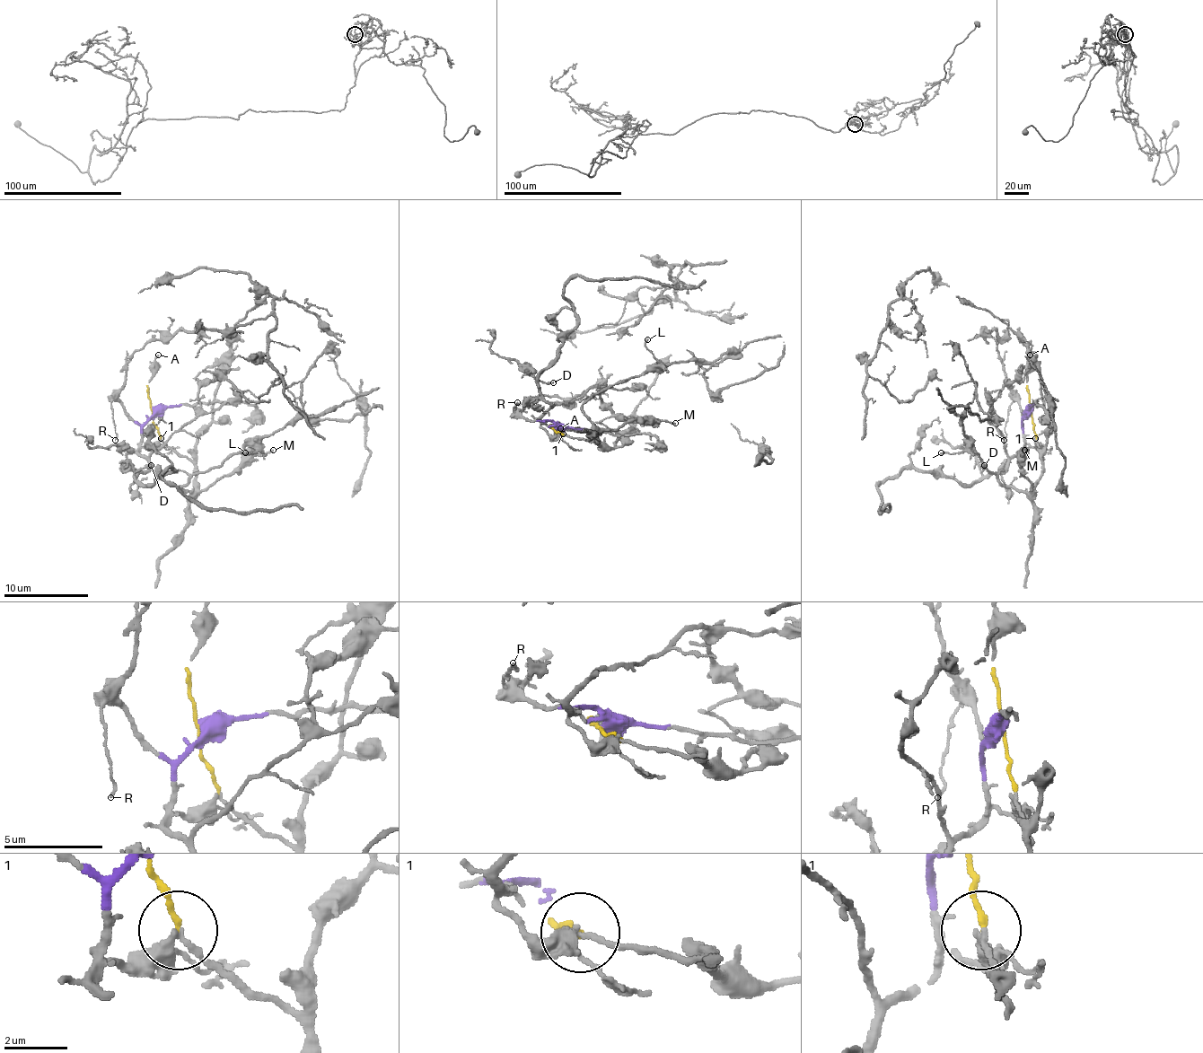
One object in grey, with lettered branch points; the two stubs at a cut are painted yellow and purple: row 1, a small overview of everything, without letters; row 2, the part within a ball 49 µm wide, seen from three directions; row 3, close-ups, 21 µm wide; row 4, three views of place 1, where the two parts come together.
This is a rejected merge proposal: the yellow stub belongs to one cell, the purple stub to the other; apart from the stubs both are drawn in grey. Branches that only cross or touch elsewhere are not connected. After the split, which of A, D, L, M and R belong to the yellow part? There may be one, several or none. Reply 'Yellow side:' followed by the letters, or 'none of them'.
Yellow side: A, L, M

